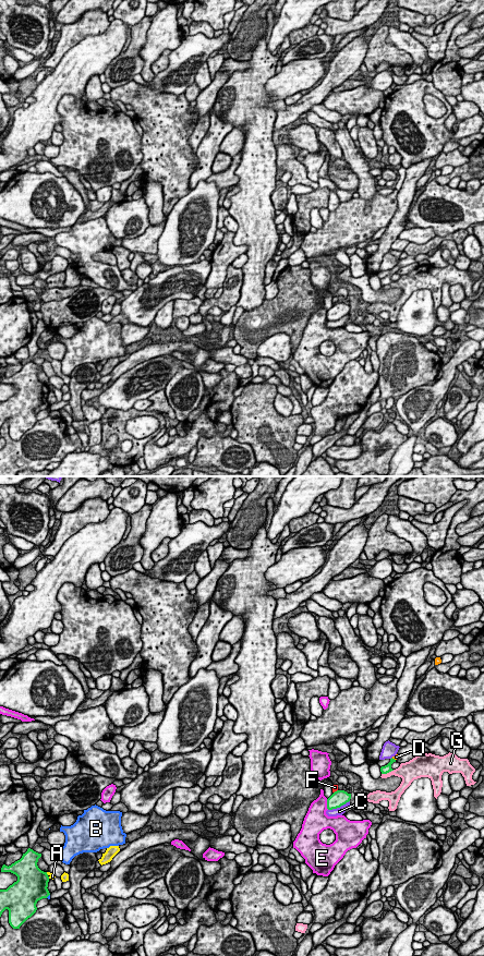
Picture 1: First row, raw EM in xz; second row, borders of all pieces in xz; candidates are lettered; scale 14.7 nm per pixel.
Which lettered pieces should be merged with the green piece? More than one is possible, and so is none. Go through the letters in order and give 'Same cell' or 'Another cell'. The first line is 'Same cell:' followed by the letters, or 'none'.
Same cell: D
A: Another cell
B: Another cell
C: Another cell
D: Same cell
E: Another cell
F: Another cell
G: Another cell

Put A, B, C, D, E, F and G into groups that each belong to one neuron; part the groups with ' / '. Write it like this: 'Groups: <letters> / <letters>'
Groups: A / B / C / D / E / F / G

